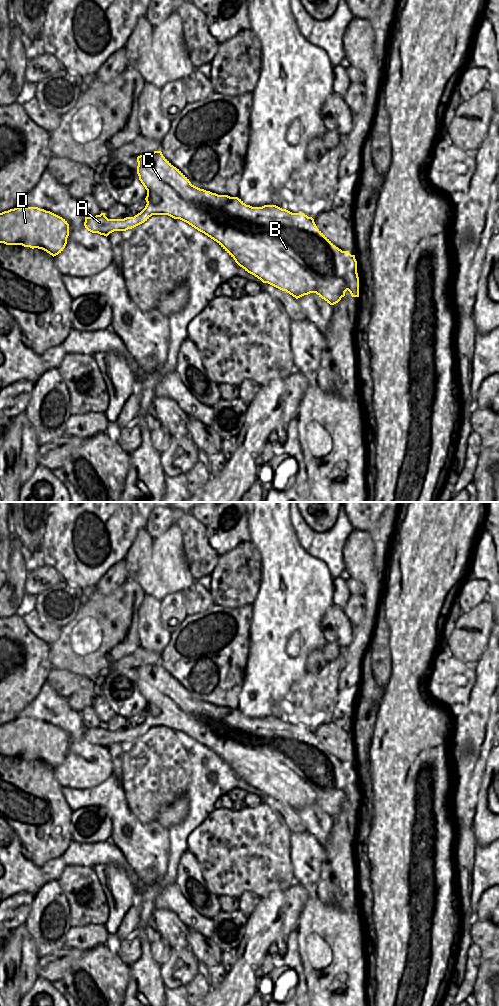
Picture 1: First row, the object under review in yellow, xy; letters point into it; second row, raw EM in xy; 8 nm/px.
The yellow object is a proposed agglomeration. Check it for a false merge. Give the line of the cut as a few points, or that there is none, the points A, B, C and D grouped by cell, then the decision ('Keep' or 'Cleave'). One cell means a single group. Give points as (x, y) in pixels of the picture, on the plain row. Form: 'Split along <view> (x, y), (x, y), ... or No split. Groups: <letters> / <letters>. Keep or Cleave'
No split. Groups: A B C D. Keep

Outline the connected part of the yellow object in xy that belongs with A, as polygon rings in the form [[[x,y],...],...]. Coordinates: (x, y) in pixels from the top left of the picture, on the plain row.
[[[161,663],[144,665],[137,669],[137,686],[147,702],[145,720],[134,729],[124,731],[108,731],[105,725],[94,729],[85,729],[84,738],[92,744],[108,748],[114,743],[126,743],[145,733],[152,727],[168,727],[180,731],[198,743],[216,753],[234,772],[248,785],[282,803],[286,803],[296,811],[316,805],[330,817],[338,815],[348,802],[352,809],[359,809],[359,789],[355,767],[336,759],[316,738],[314,731],[304,725],[292,725],[276,717],[252,719],[246,717],[238,709],[218,707],[191,696],[189,691],[174,679]]]

